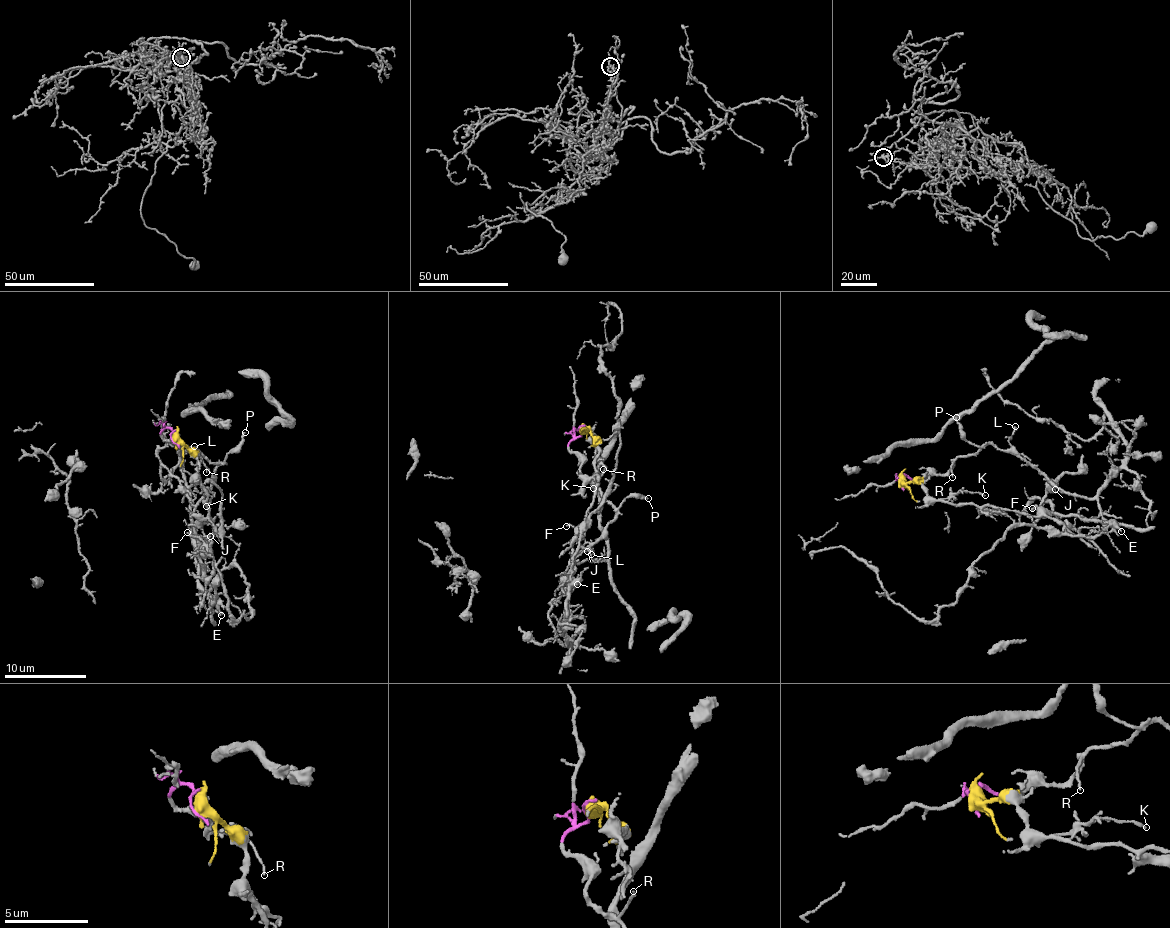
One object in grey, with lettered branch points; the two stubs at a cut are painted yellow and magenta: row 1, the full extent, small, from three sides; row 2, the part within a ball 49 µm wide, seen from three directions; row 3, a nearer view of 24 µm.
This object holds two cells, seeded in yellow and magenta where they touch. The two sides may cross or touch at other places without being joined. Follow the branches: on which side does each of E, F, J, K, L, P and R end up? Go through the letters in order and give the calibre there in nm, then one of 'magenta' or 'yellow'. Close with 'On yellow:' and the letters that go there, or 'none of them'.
E: calibre 140 nm; yellow
F: calibre 150 nm; yellow
J: calibre 100 nm; magenta
K: calibre 160 nm; yellow
L: calibre 120 nm; magenta
P: calibre 180 nm; magenta
R: calibre 90 nm; magenta
On yellow: E, F, K

